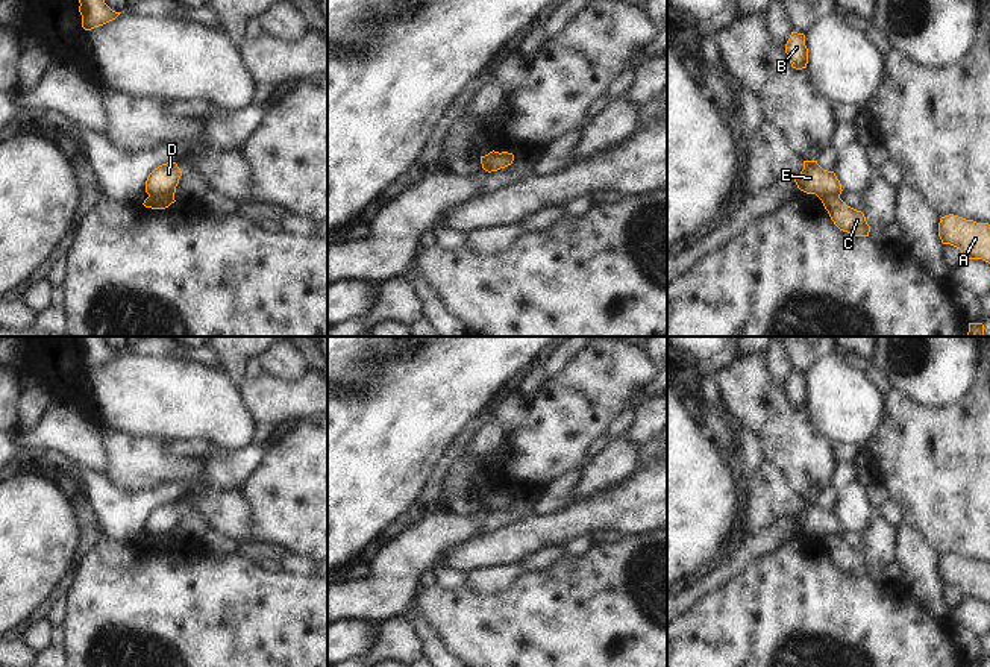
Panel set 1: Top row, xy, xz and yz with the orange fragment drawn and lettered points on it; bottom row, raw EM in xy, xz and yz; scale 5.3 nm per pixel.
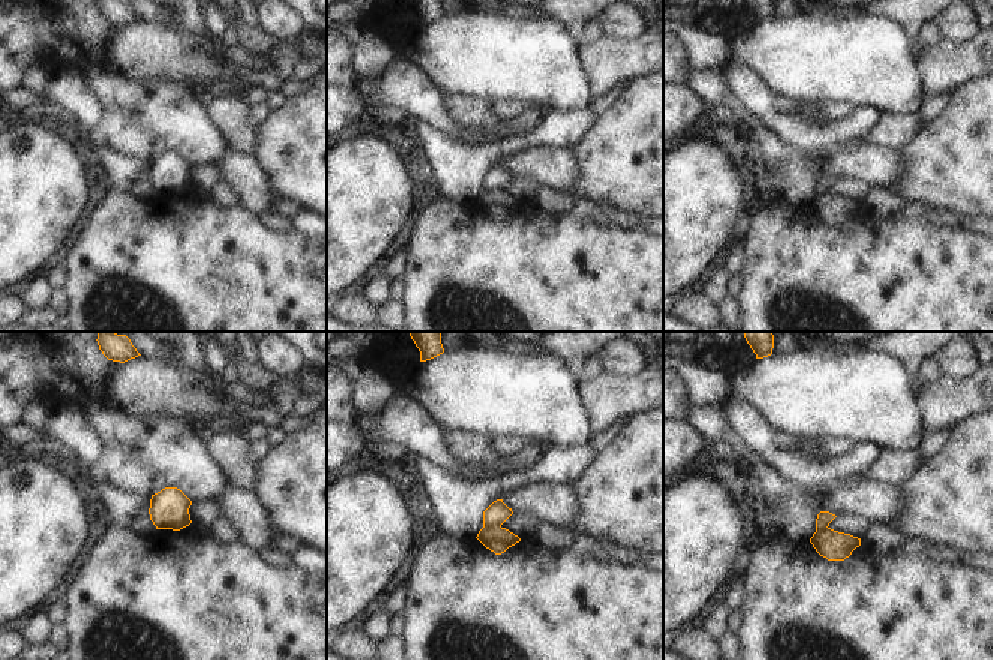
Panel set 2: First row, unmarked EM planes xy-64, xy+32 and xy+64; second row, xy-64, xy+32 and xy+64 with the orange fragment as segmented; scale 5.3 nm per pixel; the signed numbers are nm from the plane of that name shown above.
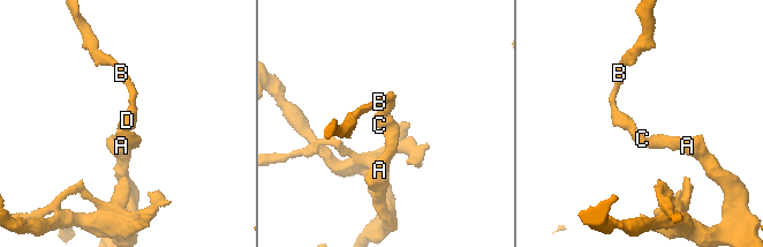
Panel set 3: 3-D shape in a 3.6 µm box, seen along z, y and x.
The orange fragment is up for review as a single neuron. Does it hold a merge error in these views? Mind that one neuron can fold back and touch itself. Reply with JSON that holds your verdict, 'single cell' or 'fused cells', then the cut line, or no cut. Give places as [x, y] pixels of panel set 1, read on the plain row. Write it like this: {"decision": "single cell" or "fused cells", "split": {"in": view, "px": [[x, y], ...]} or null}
{"decision": "fused cells", "split": {"in": "xy", "px": [[149, 534], [173, 538]]}}

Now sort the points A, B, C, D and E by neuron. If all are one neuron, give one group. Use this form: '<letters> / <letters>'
A C / B D E

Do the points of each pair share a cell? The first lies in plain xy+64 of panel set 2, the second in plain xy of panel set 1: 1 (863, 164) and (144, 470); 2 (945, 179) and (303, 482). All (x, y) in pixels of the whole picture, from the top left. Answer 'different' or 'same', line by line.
1: different
2: same

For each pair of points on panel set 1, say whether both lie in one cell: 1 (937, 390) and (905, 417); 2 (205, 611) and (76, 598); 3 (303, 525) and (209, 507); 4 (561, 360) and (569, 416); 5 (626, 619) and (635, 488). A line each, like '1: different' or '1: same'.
1: different
2: same
3: different
4: different
5: different

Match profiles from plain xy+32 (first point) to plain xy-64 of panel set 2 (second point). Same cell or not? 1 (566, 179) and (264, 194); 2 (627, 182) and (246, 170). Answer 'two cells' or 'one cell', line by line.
1: one cell
2: two cells

